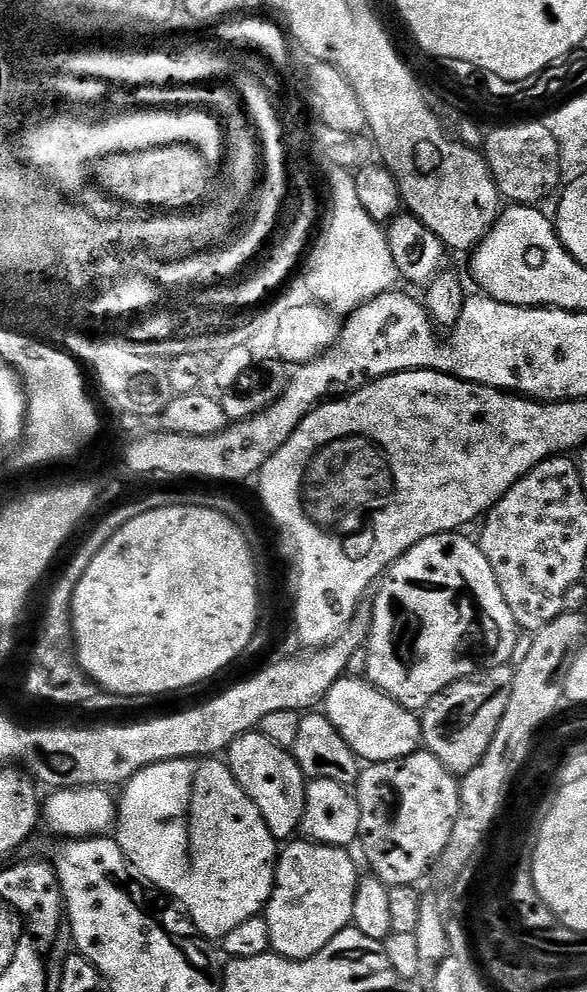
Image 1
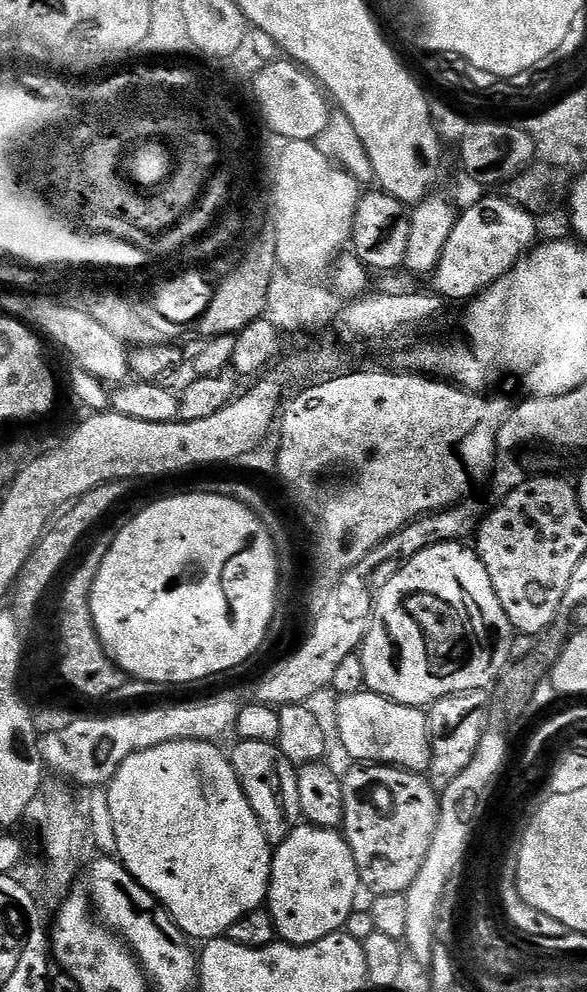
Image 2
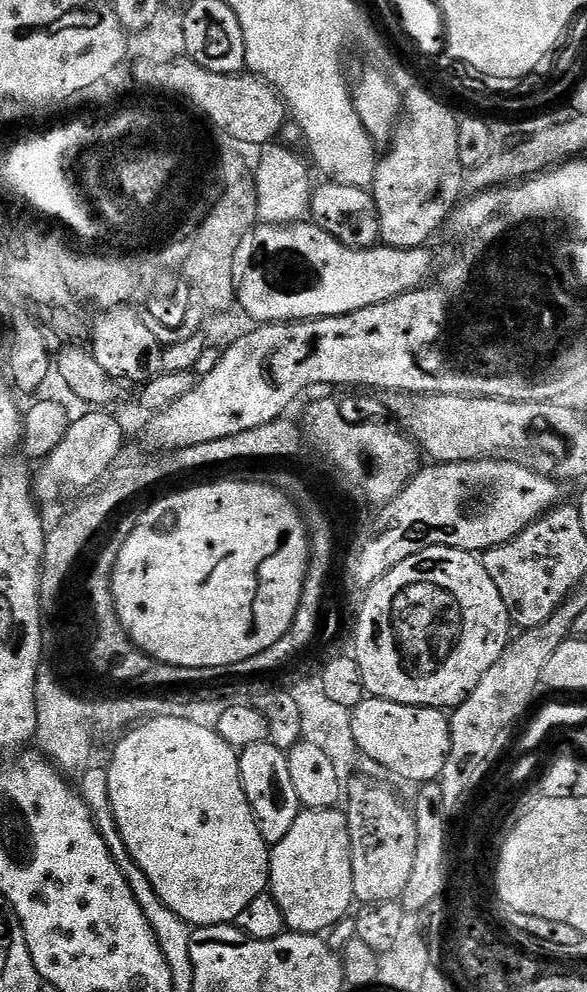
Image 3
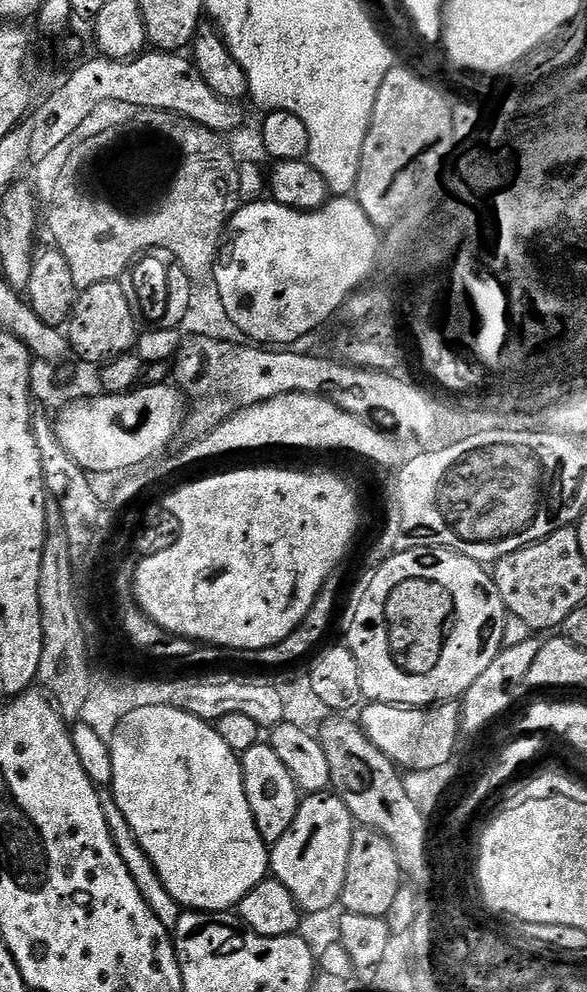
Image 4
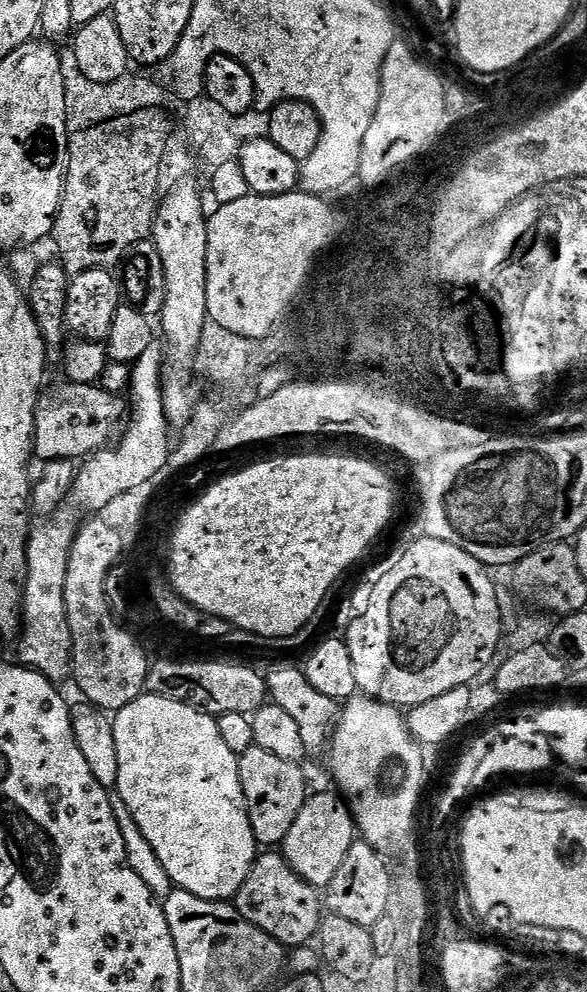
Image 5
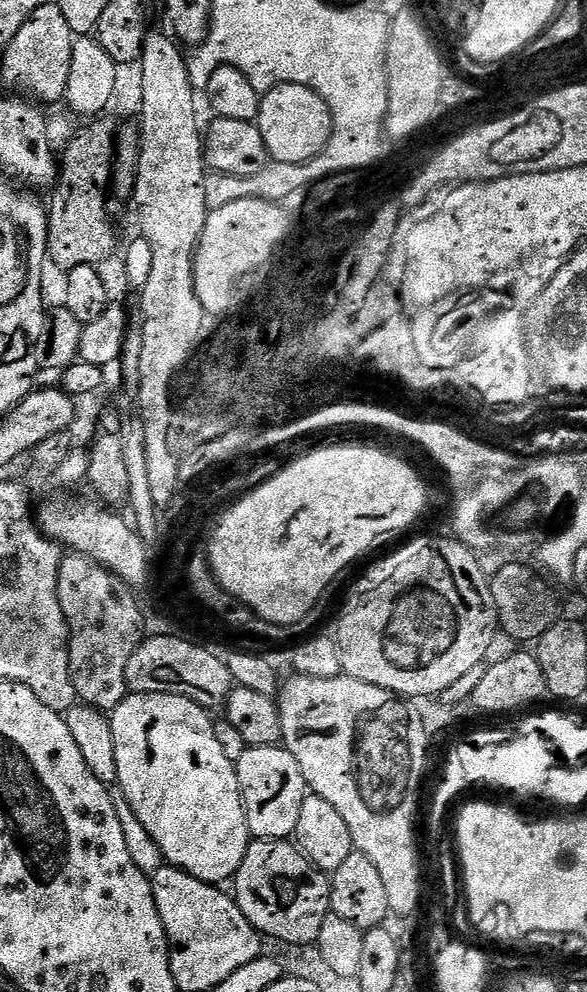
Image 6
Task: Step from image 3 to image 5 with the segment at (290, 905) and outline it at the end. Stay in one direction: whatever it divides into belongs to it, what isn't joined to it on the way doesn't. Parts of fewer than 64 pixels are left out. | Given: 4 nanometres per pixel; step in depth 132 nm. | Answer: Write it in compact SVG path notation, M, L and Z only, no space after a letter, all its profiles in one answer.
M335 791L309 795L304 801L290 834L286 834L282 845L282 855L288 864L307 883L318 890L327 889L329 882L338 874L350 846L358 839L356 821L347 803Z

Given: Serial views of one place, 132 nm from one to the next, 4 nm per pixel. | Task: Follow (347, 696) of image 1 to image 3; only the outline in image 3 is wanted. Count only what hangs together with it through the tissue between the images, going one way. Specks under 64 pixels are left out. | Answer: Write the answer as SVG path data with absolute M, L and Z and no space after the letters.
M366 698L352 709L352 725L361 757L369 756L378 767L415 786L439 781L451 746L449 717L441 709Z

